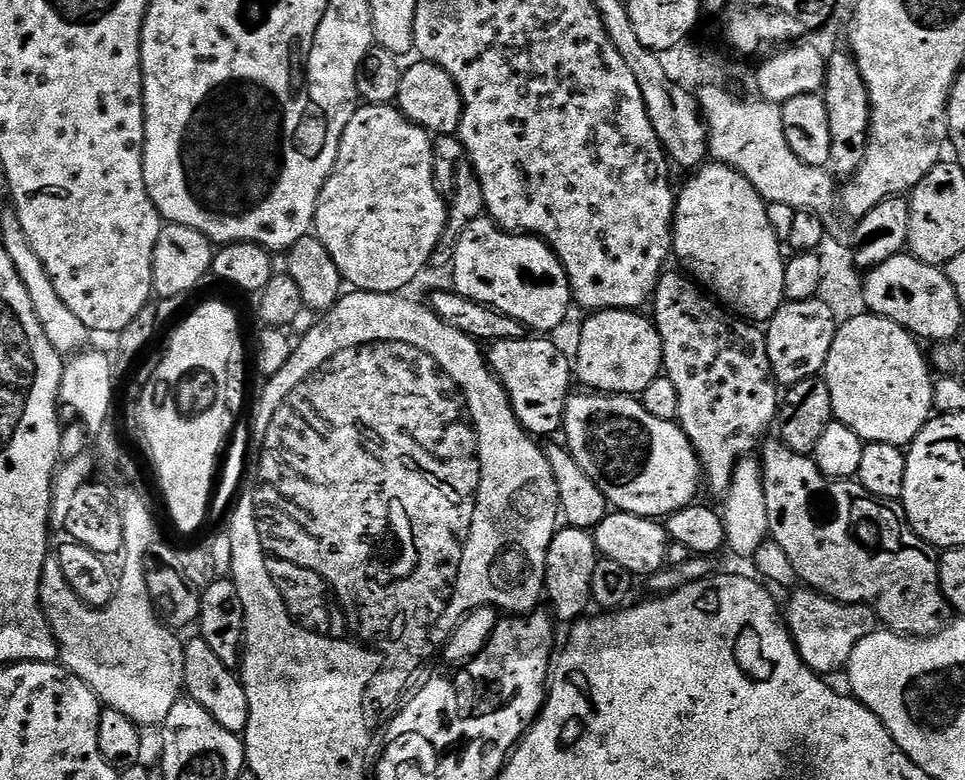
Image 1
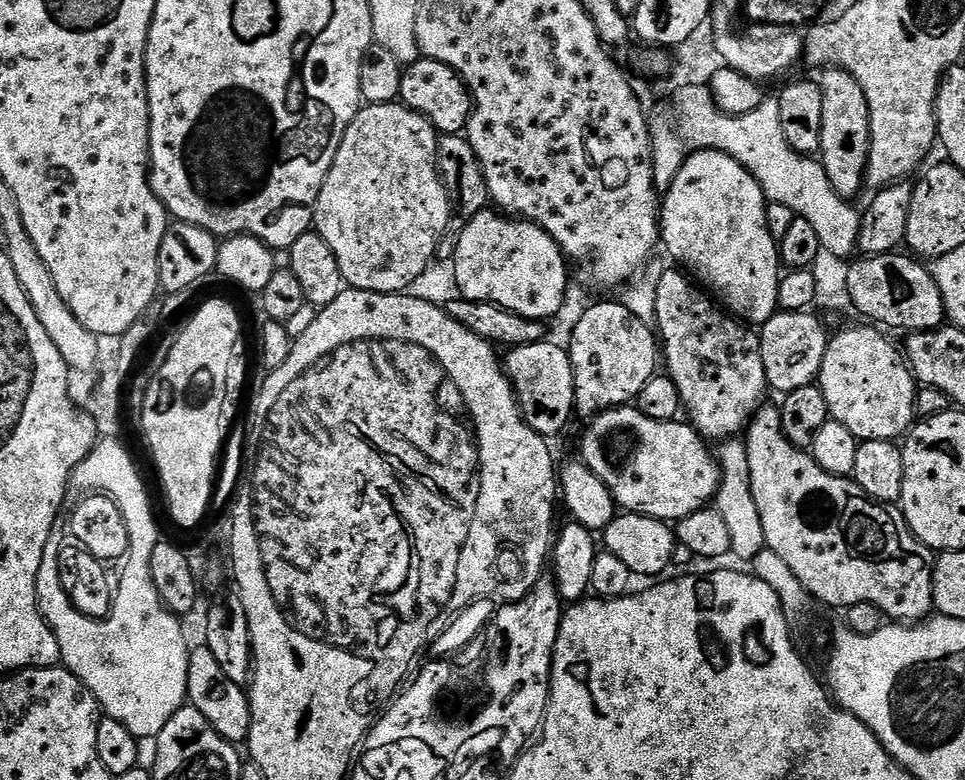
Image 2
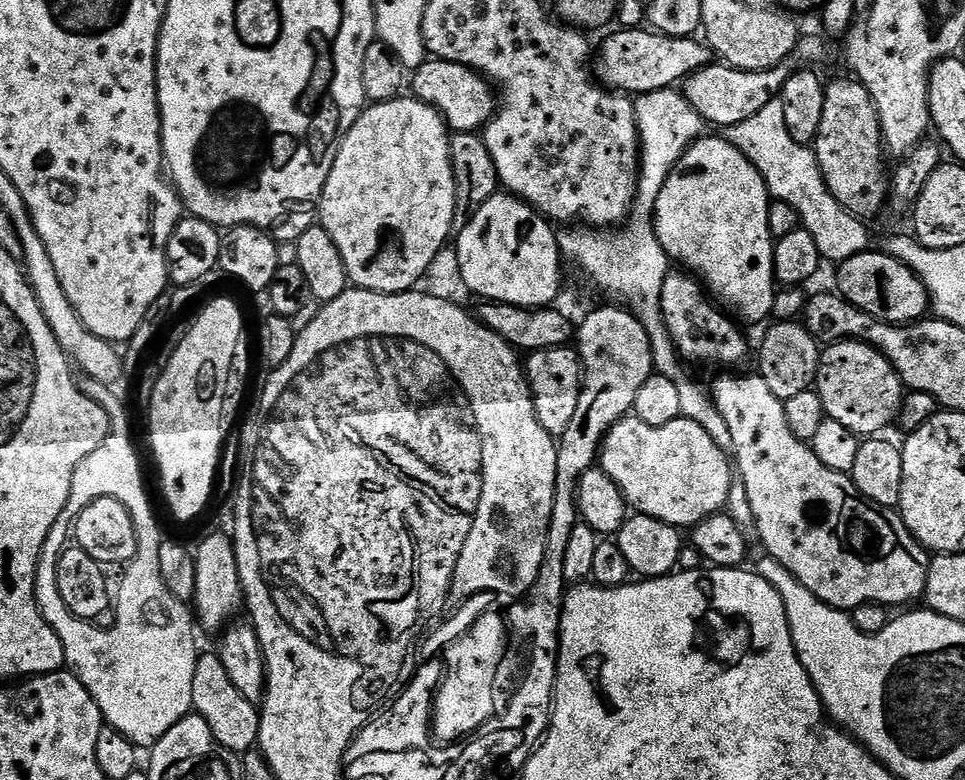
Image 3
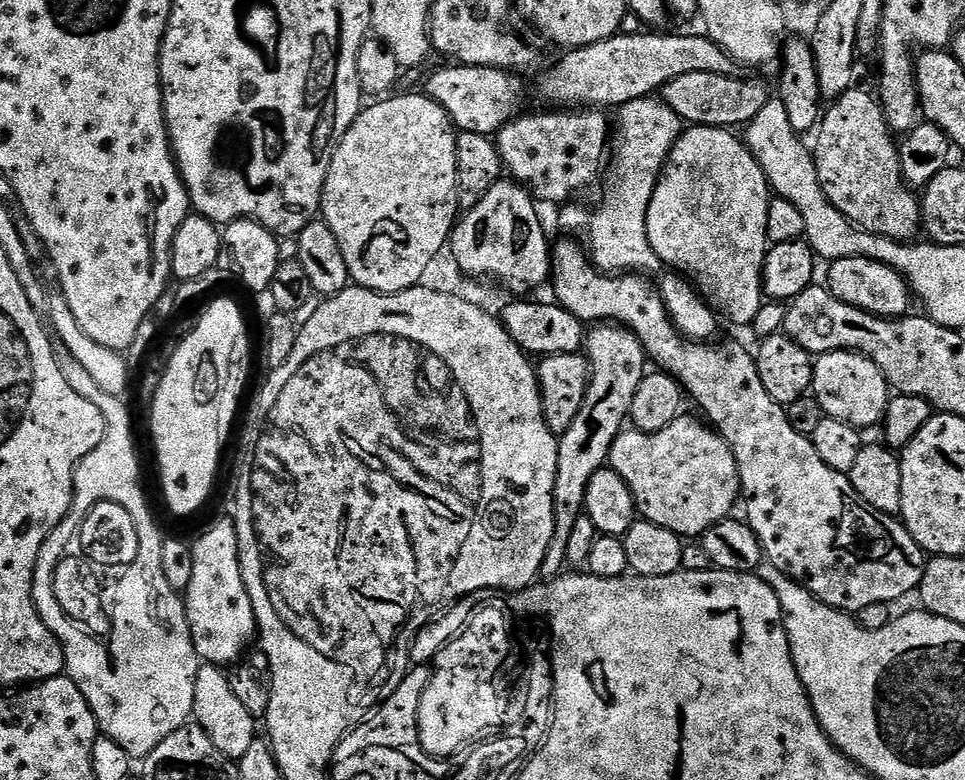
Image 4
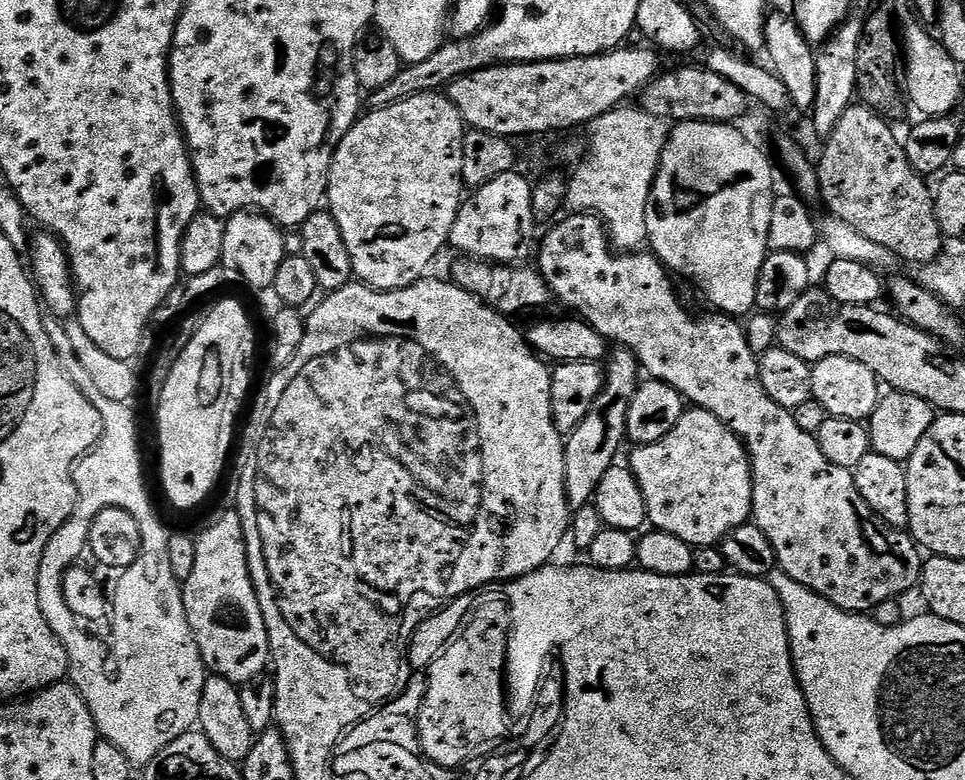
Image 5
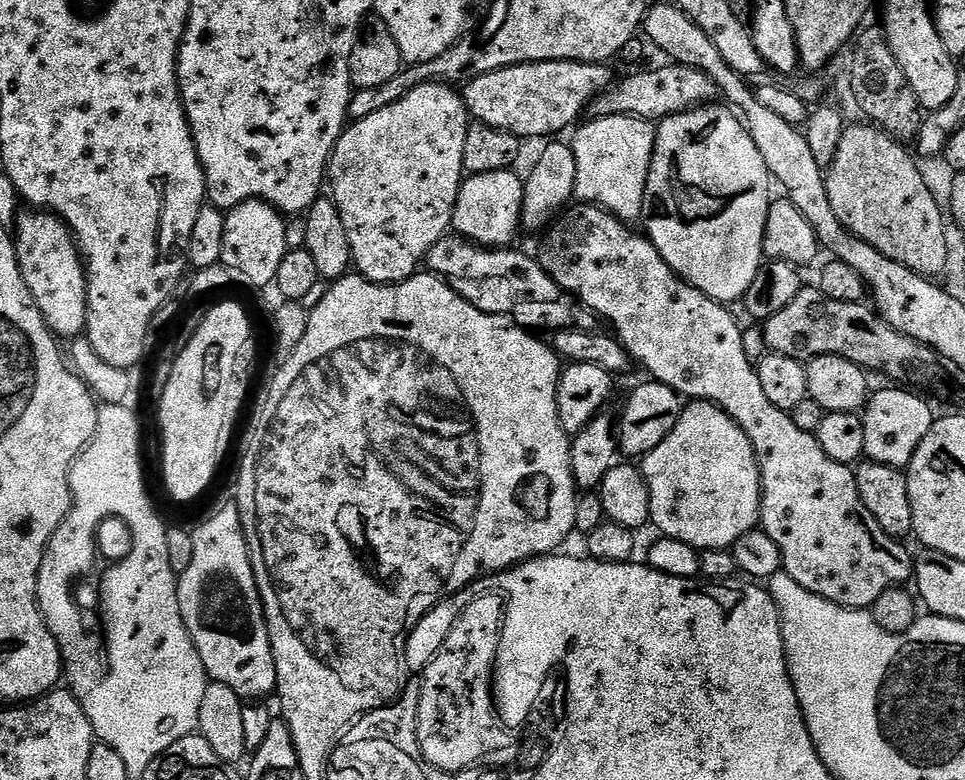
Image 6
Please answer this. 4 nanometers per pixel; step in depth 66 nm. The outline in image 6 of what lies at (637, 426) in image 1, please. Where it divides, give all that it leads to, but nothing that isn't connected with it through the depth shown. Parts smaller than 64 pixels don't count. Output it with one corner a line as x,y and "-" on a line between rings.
693,400
683,405
678,422
654,450
642,458
644,481
650,490
651,523
661,537
686,542
686,546
704,552
731,549
760,522
760,467
754,446
730,417
716,404

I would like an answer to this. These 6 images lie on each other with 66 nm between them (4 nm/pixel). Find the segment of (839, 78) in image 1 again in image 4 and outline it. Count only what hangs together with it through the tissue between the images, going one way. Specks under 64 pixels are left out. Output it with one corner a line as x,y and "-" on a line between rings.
854,86
827,105
819,132
816,148
814,144
818,182
832,205
865,232
891,240
915,241
922,232
922,200
904,182
900,150
879,99

